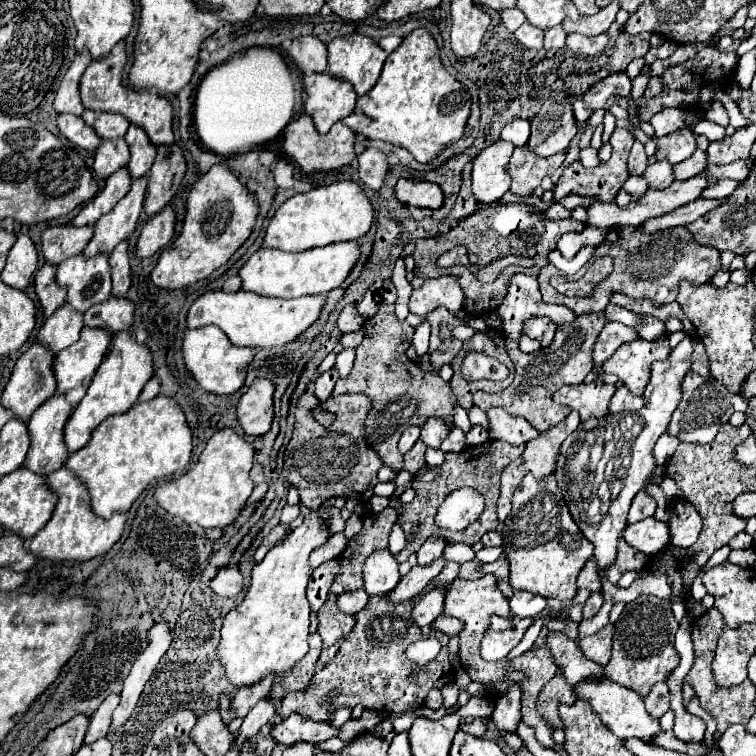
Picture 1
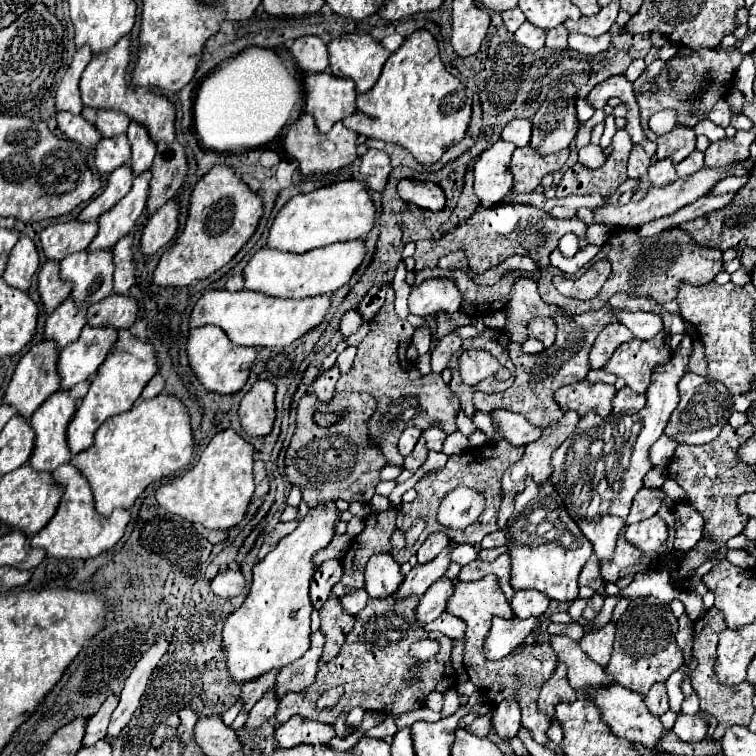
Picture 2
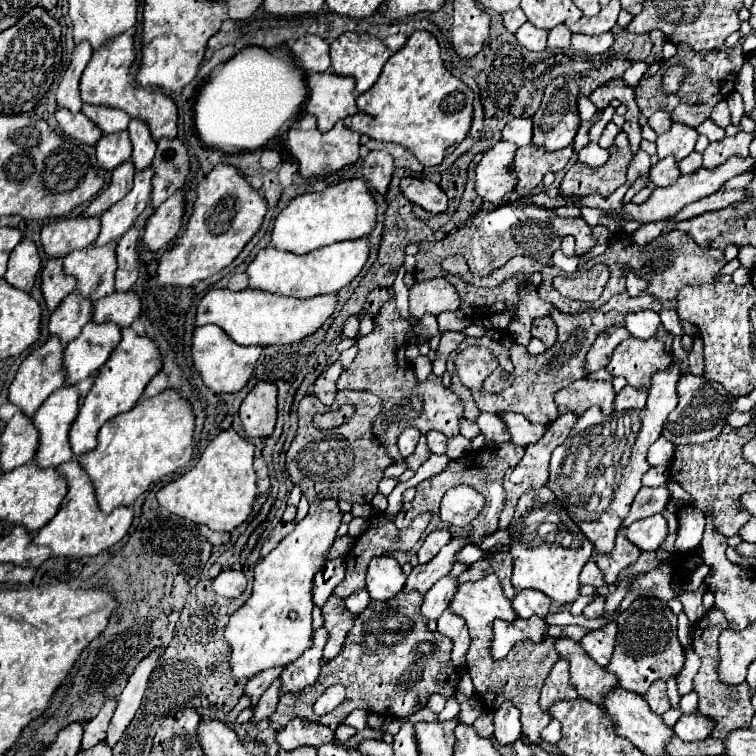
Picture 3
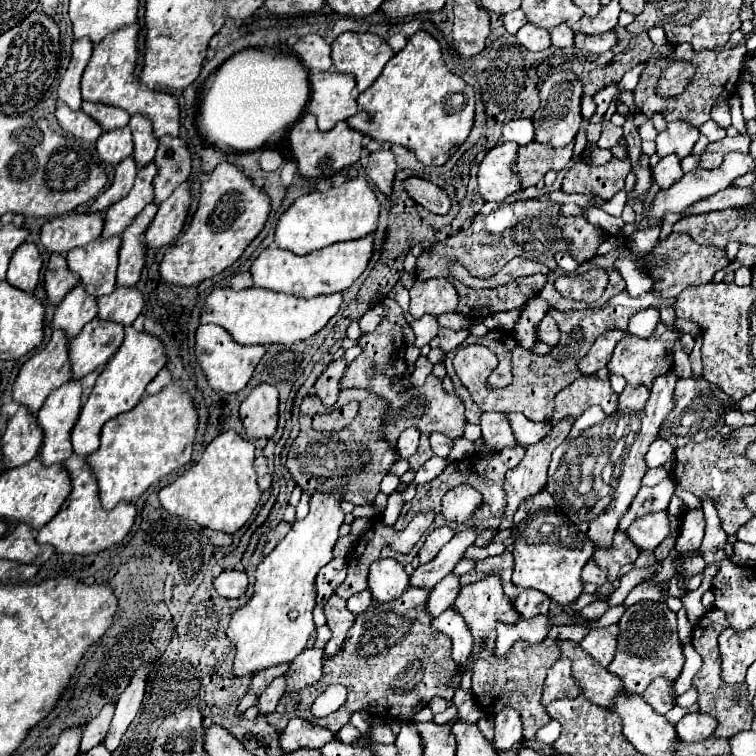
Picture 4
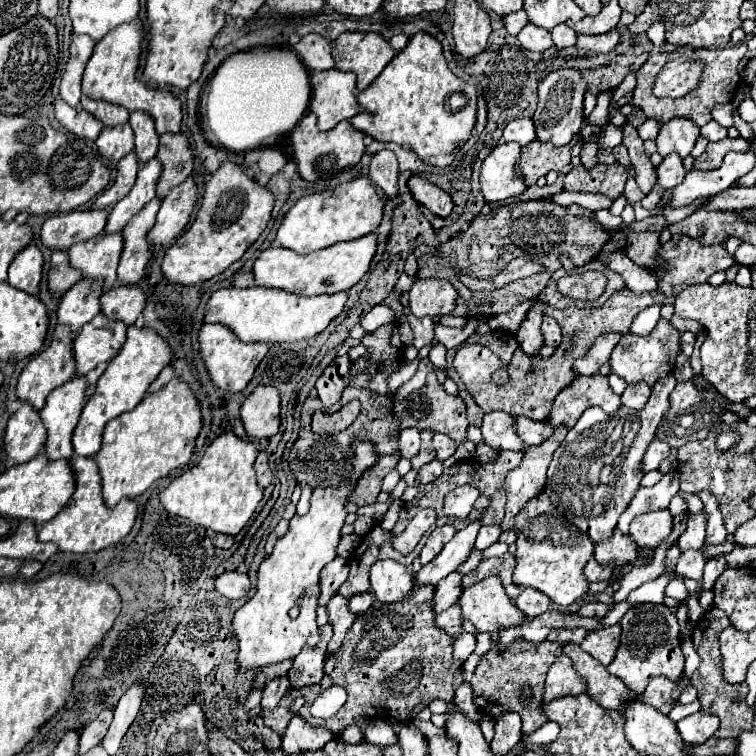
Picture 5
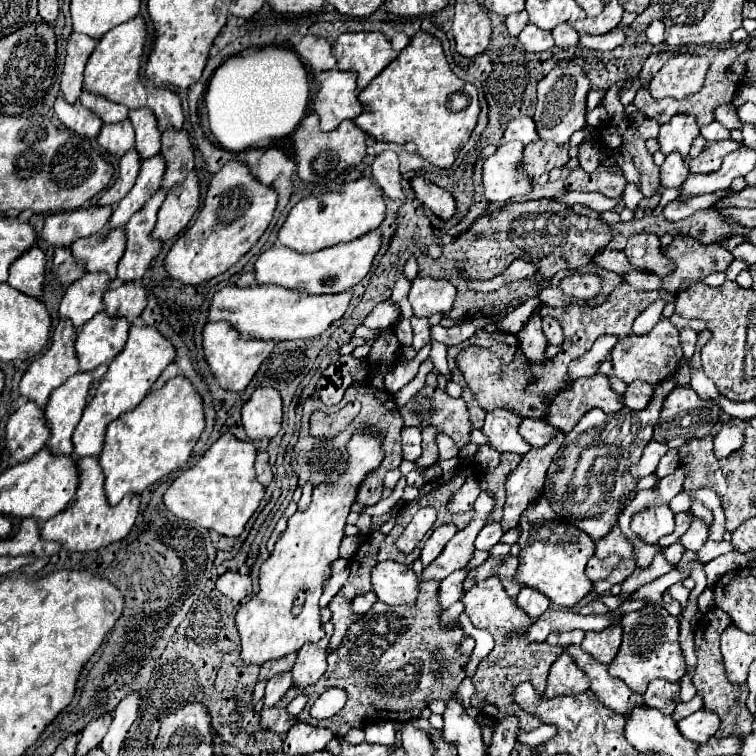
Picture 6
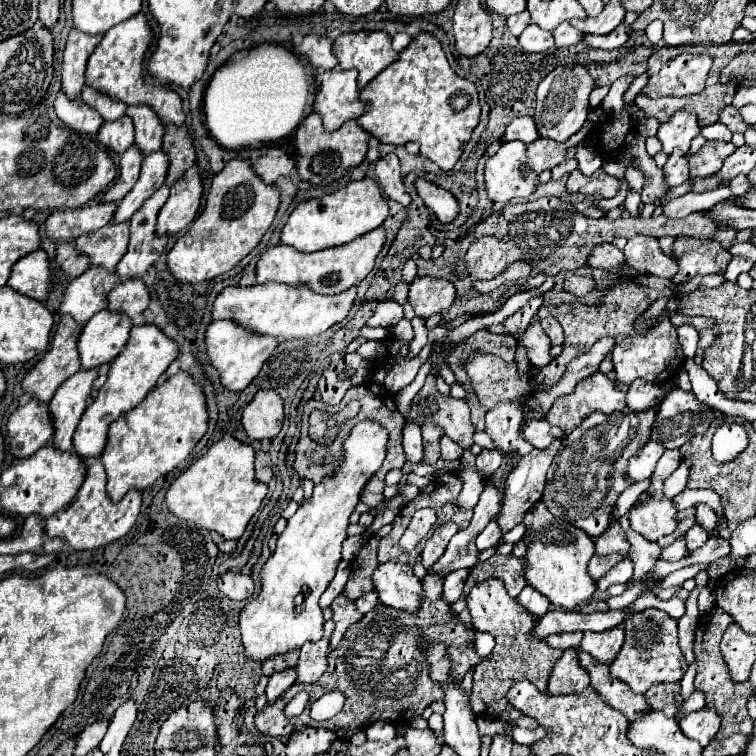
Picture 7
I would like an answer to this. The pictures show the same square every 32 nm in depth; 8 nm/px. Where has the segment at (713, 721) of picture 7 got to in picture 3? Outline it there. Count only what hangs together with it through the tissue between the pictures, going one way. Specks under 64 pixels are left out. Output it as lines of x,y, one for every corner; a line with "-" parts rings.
694,712
694,714
684,714
676,722
674,732
684,742
698,742
698,740
708,738
712,734
712,728
714,728
712,718
700,714
700,712

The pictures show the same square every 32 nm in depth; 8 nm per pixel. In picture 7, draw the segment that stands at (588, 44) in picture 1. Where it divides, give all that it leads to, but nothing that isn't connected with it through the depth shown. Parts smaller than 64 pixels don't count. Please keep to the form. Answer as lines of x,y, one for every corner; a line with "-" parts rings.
620,24
618,28
614,28
610,34
606,36
584,36
584,42
592,48
602,48
602,50
614,50
620,48
626,40
628,40
630,32
624,24

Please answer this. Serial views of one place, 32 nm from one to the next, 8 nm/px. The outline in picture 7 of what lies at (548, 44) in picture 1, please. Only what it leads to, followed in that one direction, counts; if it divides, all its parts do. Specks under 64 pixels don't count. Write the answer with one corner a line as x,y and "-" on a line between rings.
564,22
564,24
560,24
554,32
554,38
556,38
556,46
572,46
572,44
578,44
582,38
584,38
584,34
580,32
580,30
576,30
572,24
568,24
568,22

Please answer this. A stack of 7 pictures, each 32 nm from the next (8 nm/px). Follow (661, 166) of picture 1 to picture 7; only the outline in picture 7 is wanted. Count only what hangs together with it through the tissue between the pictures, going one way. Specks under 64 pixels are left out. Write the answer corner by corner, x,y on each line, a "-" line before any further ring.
680,150
672,152
664,166
664,172
666,172
666,182
670,186
680,186
682,182
688,180
688,158

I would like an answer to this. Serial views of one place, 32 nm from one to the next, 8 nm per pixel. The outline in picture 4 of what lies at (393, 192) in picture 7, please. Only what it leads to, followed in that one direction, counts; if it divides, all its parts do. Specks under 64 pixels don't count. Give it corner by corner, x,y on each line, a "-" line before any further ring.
384,148
384,150
372,152
368,156
366,176
382,194
386,194
386,196
392,194
392,184
394,184
396,172
398,172
398,164
390,150

